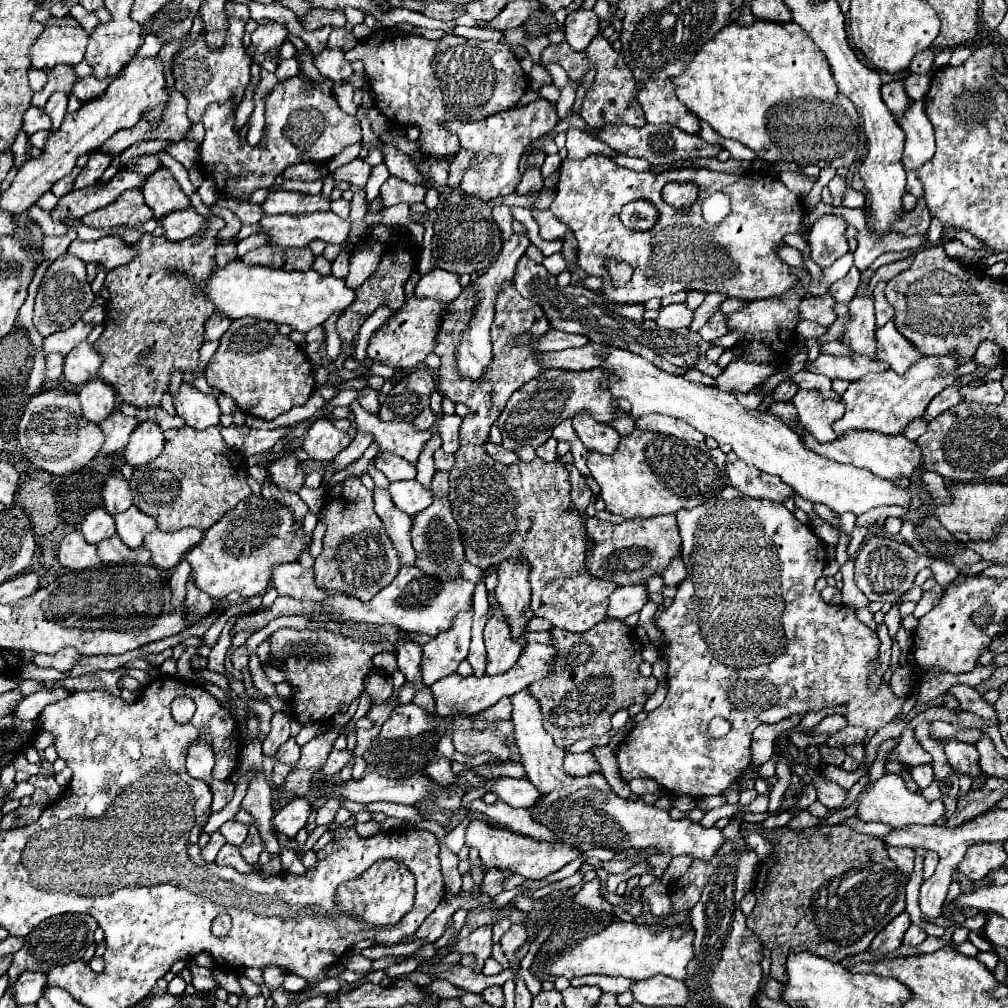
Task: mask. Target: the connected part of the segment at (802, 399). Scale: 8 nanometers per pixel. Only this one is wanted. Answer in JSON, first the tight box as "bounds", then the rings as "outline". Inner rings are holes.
{"bounds":[791,389,845,443],"outline":[[[799,389],[791,399],[799,409],[801,425],[813,433],[813,437],[821,443],[833,441],[837,435],[833,431],[833,423],[845,413],[845,405],[841,399],[825,399],[819,391]]]}

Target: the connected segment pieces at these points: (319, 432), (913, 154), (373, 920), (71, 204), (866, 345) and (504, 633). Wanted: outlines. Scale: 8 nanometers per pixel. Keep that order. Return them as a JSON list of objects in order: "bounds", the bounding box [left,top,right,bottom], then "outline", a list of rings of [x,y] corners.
[{"bounds":[303,419,353,461],"outline":[[[317,419],[309,431],[307,437],[303,441],[303,451],[309,453],[311,459],[317,461],[333,461],[337,457],[339,451],[343,451],[353,439],[349,437],[349,433],[337,429],[333,425],[333,421],[329,419]]]},{"bounds":[899,101,935,197],"outline":[[[913,101],[907,113],[899,119],[899,127],[905,131],[905,153],[903,165],[907,171],[907,193],[921,197],[923,187],[917,179],[917,167],[927,163],[935,153],[933,127],[925,115],[923,101]]]},{"bounds":[335,859,415,925],"outline":[[[381,859],[365,869],[357,879],[341,883],[335,893],[335,905],[339,907],[339,913],[345,913],[353,921],[363,921],[367,925],[395,925],[407,911],[411,911],[413,897],[415,877],[411,871],[395,859]]]},{"bounds":[51,171,145,219],"outline":[[[131,171],[119,173],[115,175],[107,185],[103,187],[85,187],[83,191],[71,191],[65,197],[61,197],[59,207],[55,211],[51,211],[53,219],[59,219],[69,215],[75,219],[81,219],[83,215],[97,211],[97,207],[105,207],[109,203],[113,203],[113,199],[117,199],[123,191],[133,189],[133,187],[141,187],[145,183],[145,175],[137,175]]]},{"bounds":[839,269,875,357],"outline":[[[865,269],[861,273],[859,289],[849,303],[851,321],[839,337],[839,341],[849,345],[855,353],[867,353],[869,357],[875,357],[875,311],[873,293],[869,291],[869,281],[873,275],[873,269]]]},{"bounds":[485,607,521,675],"outline":[[[491,607],[491,619],[485,627],[485,647],[487,647],[487,675],[501,675],[509,671],[521,655],[521,647],[511,639],[509,627],[503,619],[495,615]]]}]

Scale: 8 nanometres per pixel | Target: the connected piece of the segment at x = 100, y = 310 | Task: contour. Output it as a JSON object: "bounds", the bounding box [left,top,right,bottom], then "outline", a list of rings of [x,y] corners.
{"bounds":[83,305,105,325],"outline":[[[97,305],[97,307],[87,309],[85,315],[83,315],[83,321],[85,323],[93,323],[93,325],[103,323],[103,319],[105,319],[105,307],[103,305]]]}

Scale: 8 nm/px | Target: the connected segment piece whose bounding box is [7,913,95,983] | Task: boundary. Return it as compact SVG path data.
M67 913L41 921L25 937L25 945L13 955L13 963L7 971L9 983L13 983L13 979L17 979L17 975L21 975L23 971L51 971L53 967L61 967L81 959L87 951L87 945L93 943L93 933L95 933L93 917L83 913Z

